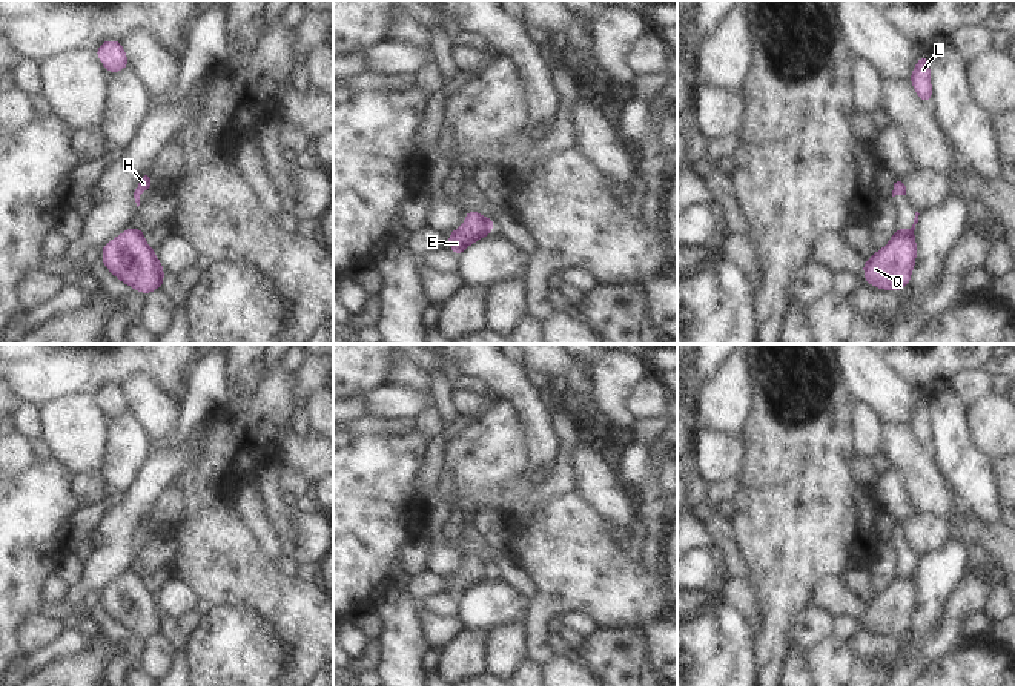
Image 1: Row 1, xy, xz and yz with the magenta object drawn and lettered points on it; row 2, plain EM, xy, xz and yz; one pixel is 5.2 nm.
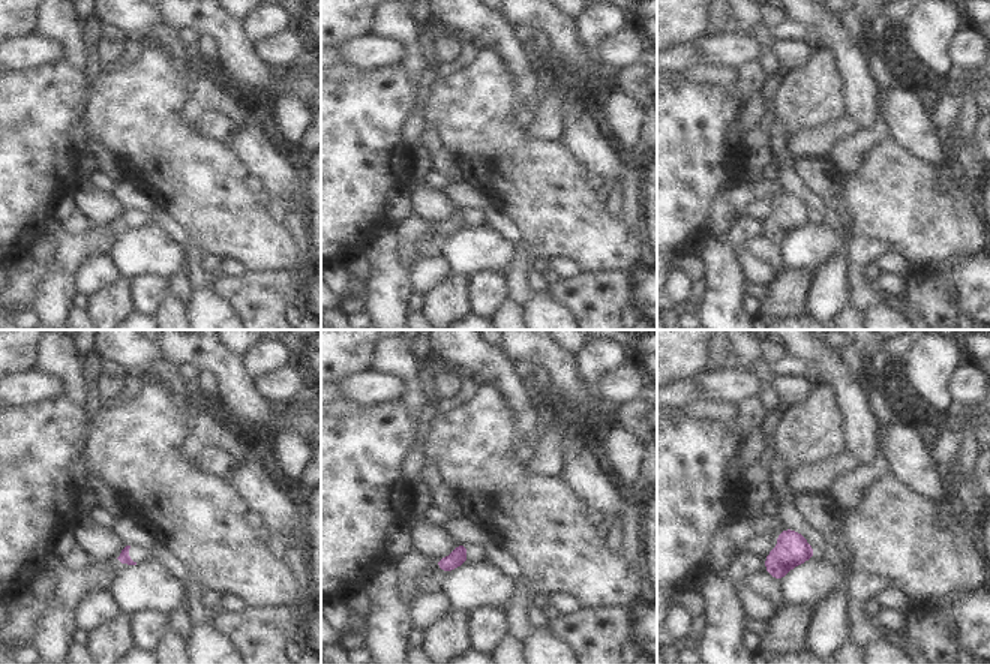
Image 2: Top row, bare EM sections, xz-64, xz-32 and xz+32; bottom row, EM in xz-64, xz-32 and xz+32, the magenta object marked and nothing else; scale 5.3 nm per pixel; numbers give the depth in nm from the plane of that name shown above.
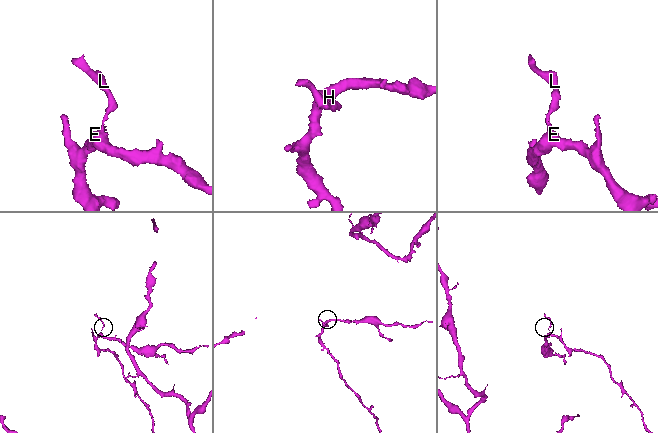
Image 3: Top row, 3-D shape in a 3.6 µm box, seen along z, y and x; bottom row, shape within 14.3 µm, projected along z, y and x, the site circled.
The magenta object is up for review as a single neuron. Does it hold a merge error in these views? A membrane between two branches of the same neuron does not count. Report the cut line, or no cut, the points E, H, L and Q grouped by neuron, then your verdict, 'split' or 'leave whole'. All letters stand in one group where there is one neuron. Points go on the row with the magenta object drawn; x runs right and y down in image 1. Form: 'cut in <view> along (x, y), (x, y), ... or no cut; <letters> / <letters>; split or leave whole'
cut in xz along (484, 218), (486, 235); E Q / H L; split

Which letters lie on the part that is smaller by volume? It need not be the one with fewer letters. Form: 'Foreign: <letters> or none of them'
Foreign: H, L

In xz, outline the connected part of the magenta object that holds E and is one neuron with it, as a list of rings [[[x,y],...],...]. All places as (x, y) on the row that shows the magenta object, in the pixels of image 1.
[[[465,210],[465,221],[447,235],[448,249],[461,256],[470,244],[485,236],[485,217],[478,210]]]

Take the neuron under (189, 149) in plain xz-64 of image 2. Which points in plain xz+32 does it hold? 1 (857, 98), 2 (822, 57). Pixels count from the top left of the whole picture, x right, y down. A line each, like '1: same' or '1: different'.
1: different
2: same

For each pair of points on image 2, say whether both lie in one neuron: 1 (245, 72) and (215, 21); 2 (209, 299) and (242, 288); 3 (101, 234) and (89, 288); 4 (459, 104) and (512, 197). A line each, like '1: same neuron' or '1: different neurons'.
1: same neuron
2: different neurons
3: different neurons
4: same neuron

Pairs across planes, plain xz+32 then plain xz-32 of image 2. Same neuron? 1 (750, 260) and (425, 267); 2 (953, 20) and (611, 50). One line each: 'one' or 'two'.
1: one
2: two

